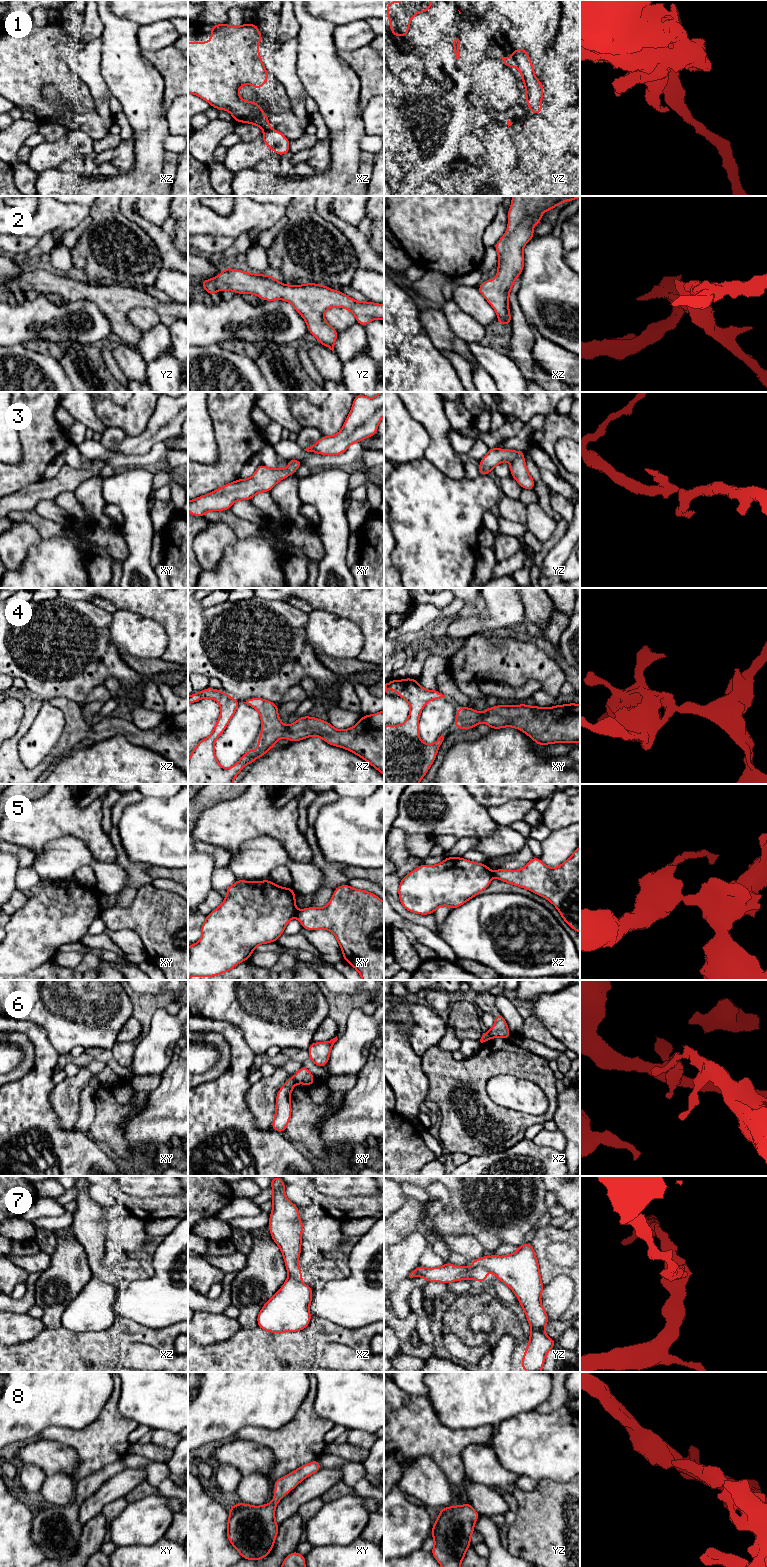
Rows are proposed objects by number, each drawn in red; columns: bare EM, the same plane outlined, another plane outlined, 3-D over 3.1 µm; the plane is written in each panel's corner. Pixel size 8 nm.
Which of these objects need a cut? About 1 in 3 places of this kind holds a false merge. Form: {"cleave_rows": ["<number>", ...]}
{"cleave_rows": ["1", "5", "6", "7"]}

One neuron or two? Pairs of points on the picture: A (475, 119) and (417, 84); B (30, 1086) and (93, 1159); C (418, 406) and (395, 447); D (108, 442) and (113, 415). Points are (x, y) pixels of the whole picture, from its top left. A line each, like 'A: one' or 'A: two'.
A: two
B: one
C: two
D: two

